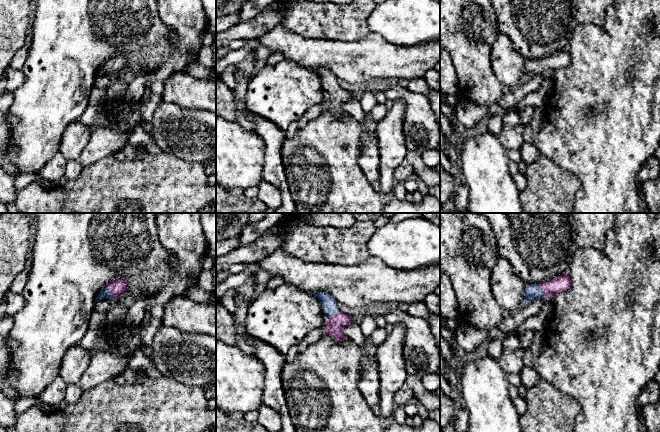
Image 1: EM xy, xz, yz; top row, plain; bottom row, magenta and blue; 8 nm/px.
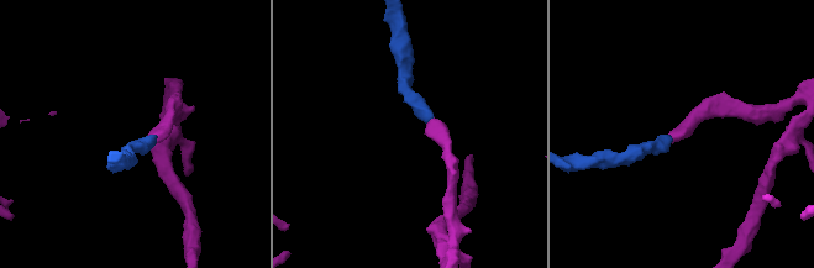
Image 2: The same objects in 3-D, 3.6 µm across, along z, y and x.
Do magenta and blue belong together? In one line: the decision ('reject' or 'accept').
accept

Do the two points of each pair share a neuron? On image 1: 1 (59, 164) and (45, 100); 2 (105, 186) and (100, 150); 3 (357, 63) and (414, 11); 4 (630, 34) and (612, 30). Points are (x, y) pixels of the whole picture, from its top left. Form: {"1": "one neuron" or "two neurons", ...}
{"1": "two neurons", "2": "two neurons", "3": "two neurons", "4": "one neuron"}

